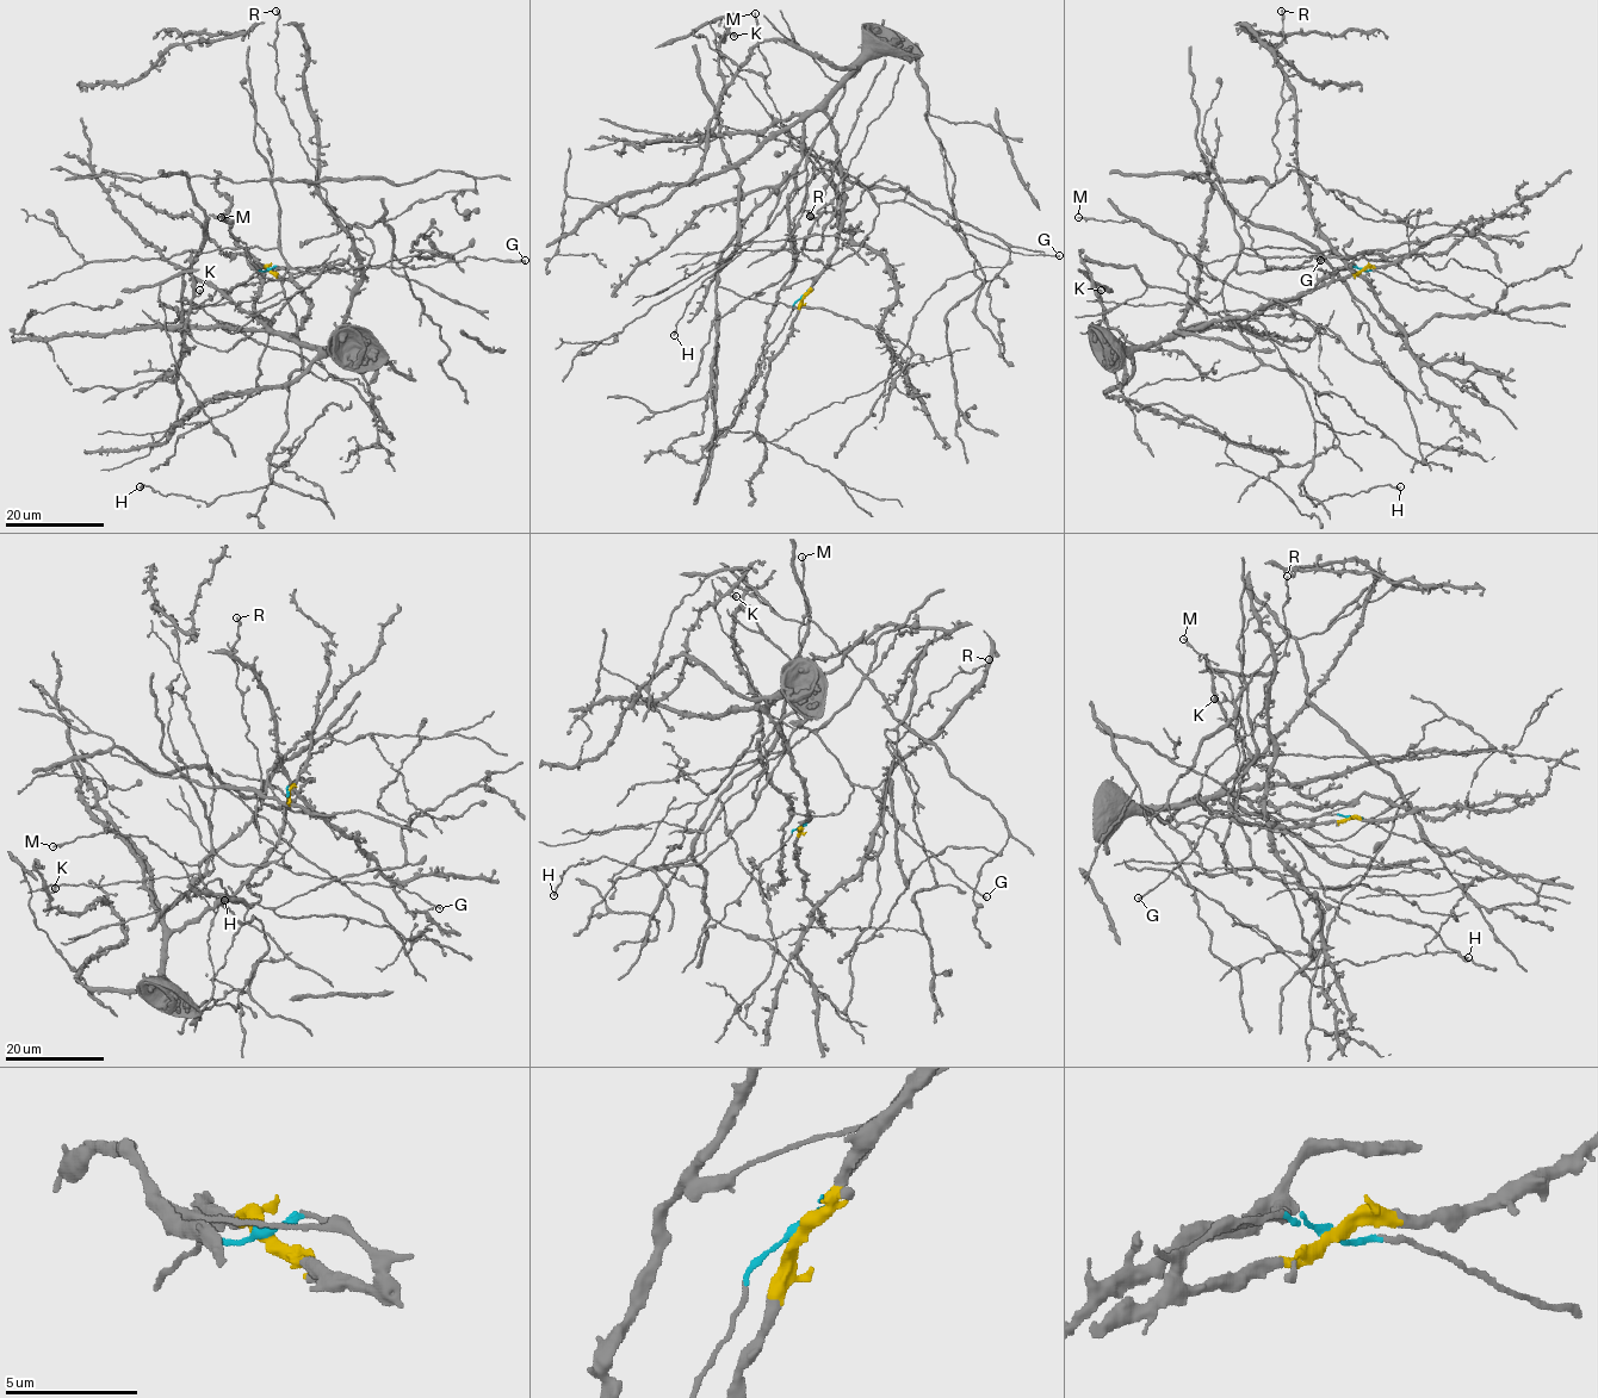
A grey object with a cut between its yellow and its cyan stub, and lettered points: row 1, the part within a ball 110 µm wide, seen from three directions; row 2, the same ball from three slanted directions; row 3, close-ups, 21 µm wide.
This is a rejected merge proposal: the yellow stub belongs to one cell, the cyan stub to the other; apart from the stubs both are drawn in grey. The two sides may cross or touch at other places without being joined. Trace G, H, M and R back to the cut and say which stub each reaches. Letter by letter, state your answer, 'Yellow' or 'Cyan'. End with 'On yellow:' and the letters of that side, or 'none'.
G: Cyan
H: Cyan
M: Cyan
R: Cyan
On yellow: none

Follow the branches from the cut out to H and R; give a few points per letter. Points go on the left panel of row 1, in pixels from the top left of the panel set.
H: (268, 269), (345, 268), (284, 275), (302, 366), (268, 484), (209, 504), (140, 486)
R: (268, 269), (354, 268), (367, 263), (373, 248), (328, 202), (276, 92), (276, 10)

